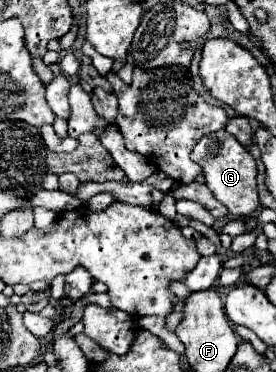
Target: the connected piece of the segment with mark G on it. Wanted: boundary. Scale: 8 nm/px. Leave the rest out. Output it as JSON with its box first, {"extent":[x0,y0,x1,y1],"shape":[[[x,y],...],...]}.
{"extent":[192,130,260,218],"shape":[[[218,130],[214,134],[204,136],[194,146],[192,160],[202,166],[206,176],[206,186],[210,188],[214,198],[228,208],[232,216],[248,218],[258,210],[260,202],[258,202],[258,190],[256,190],[256,160],[230,132]]]}

